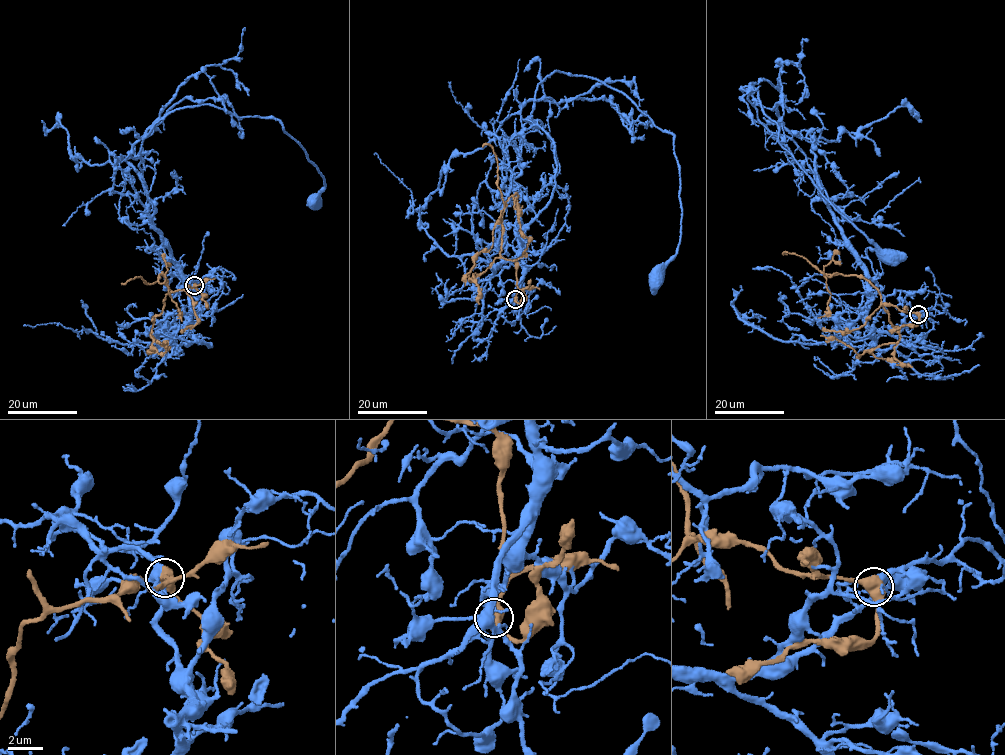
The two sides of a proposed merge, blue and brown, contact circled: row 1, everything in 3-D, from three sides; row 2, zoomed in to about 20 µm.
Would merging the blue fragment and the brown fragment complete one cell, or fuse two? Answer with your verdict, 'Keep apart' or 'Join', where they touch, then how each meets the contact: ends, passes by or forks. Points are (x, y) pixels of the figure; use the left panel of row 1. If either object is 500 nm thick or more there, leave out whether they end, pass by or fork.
Keep apart. Place: (194, 285)

